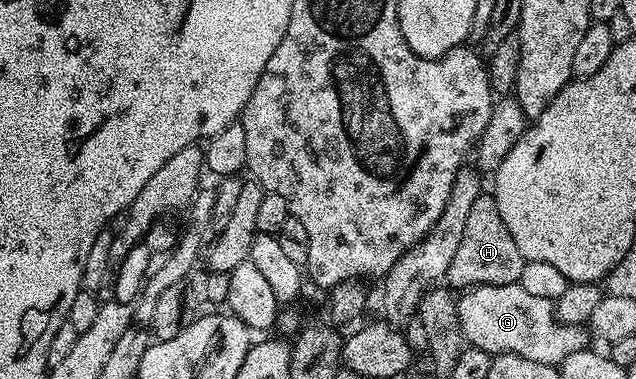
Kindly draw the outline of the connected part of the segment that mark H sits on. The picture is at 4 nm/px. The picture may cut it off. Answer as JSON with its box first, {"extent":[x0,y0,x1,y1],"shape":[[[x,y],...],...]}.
{"extent":[446,195,523,290],"shape":[[[493,195],[478,196],[472,206],[472,214],[468,214],[468,222],[464,222],[464,235],[460,238],[460,246],[456,249],[456,255],[452,257],[452,266],[448,266],[446,280],[449,287],[454,290],[469,290],[485,284],[488,286],[516,284],[522,273],[523,263],[520,250],[516,250],[516,242],[512,242],[512,234],[508,234],[508,226],[504,226],[504,218],[500,218]]]}

